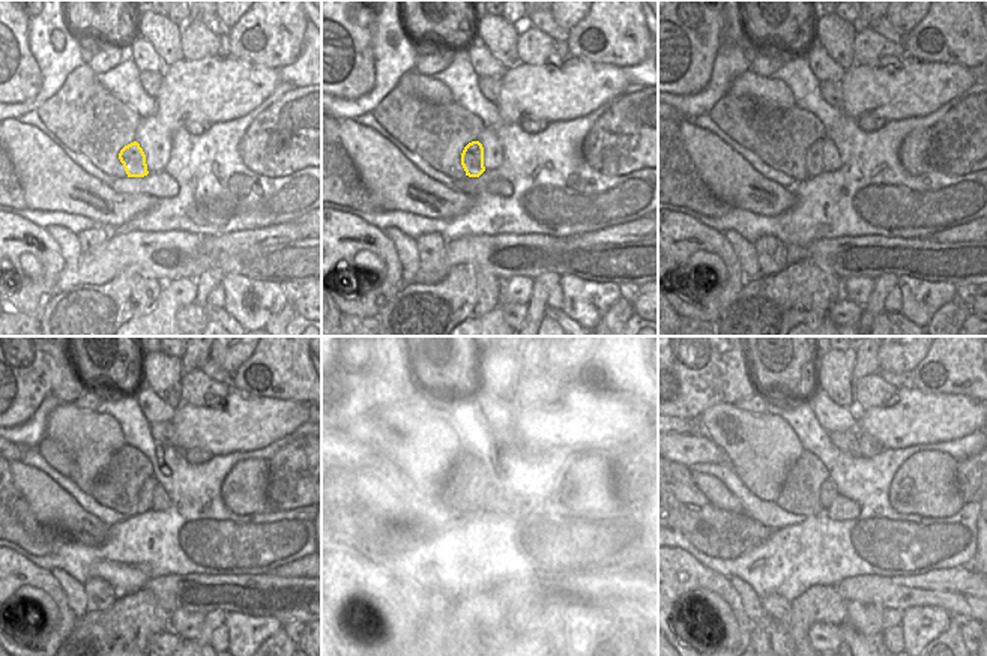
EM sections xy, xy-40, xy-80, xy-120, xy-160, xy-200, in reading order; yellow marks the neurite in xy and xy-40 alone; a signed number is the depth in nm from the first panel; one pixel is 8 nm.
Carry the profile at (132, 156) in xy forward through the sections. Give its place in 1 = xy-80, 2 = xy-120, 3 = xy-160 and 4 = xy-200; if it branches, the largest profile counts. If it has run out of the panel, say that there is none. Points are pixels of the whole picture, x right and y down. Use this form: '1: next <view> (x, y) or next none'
1: next xy-80 (814, 167)
2: next xy-120 (146, 493)
3: next xy-160 (490, 491)
4: next xy-200 (828, 493)

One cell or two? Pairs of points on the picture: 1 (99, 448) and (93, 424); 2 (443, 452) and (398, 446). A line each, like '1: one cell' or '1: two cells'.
1: one cell
2: one cell

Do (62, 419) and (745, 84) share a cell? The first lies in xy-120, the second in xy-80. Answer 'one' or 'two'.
one

